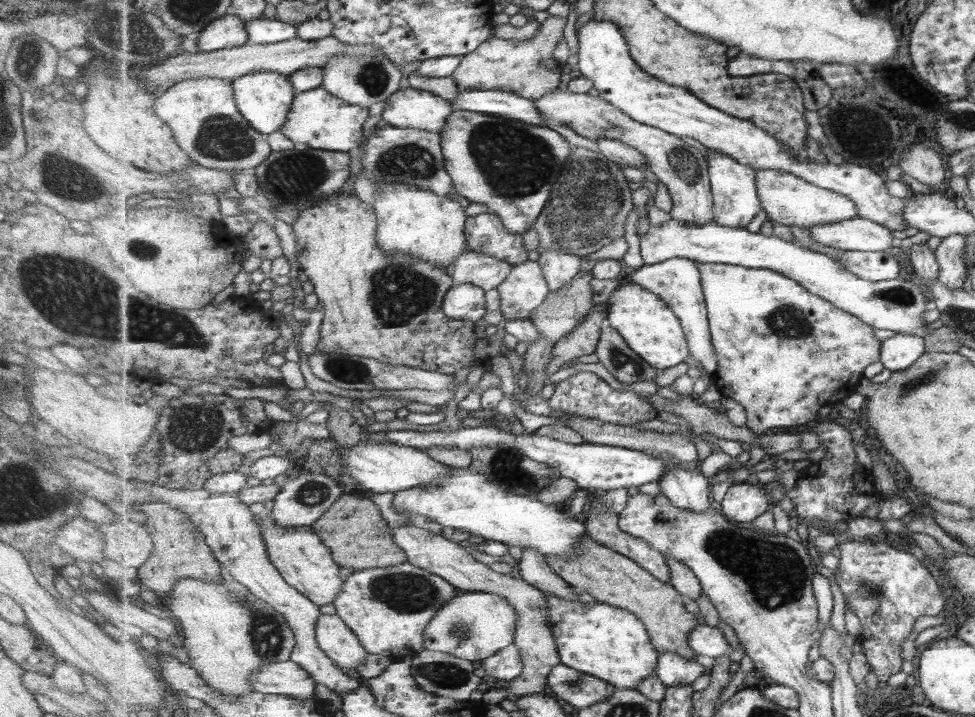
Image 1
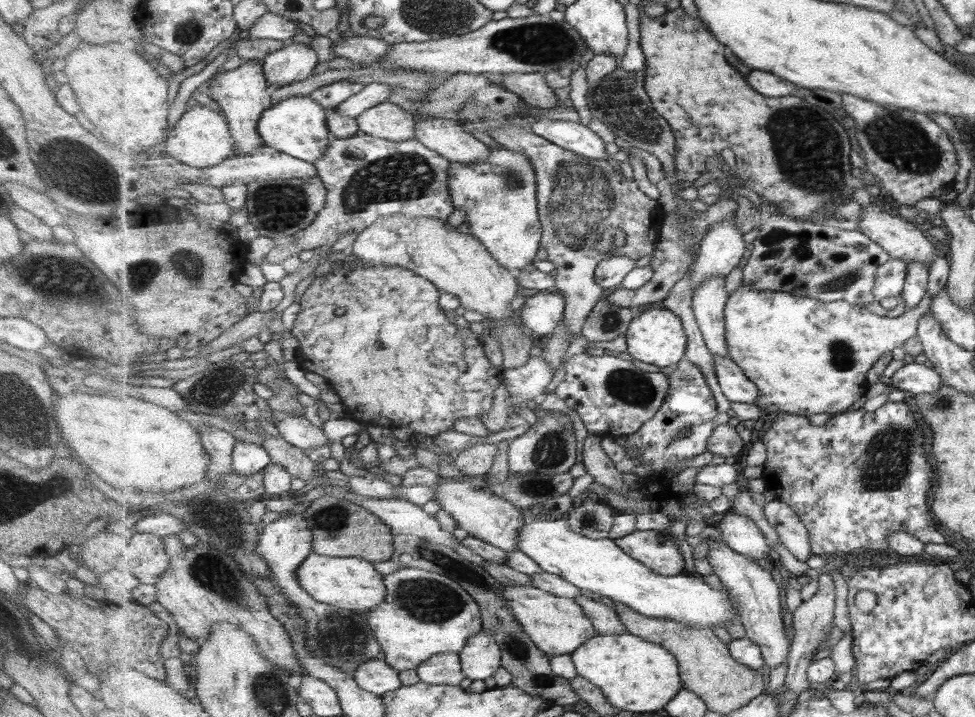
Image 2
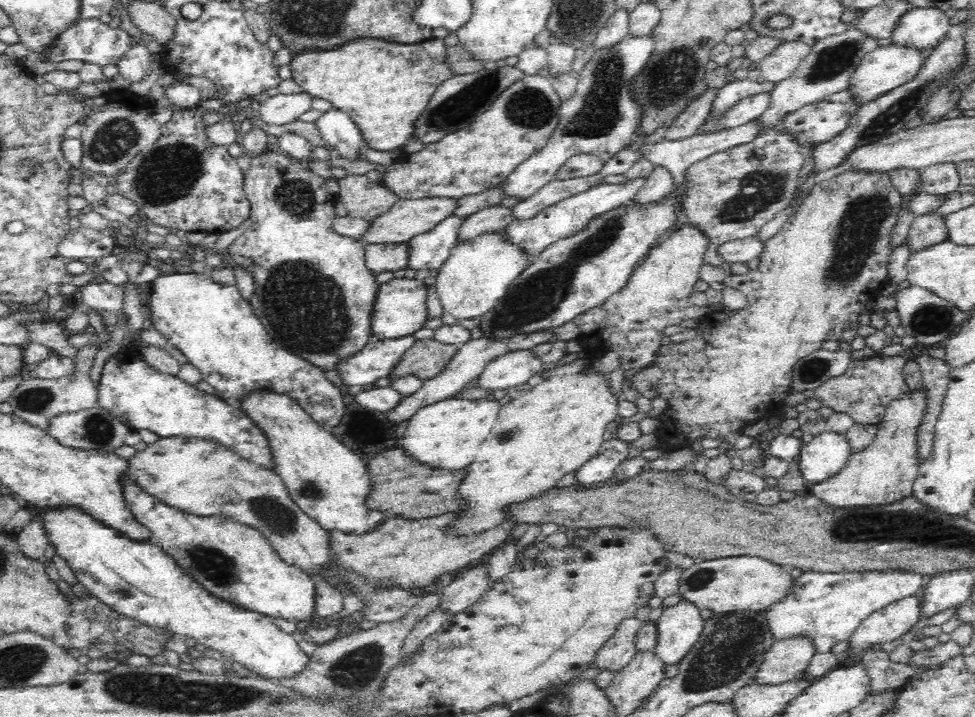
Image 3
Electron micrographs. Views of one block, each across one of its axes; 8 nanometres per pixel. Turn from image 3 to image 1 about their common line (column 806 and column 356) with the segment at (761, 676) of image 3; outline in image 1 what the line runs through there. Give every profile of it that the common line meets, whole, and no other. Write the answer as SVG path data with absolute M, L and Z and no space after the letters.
M337 613L321 616L317 622L316 640L345 672L358 676L355 670L368 658L369 652Z

